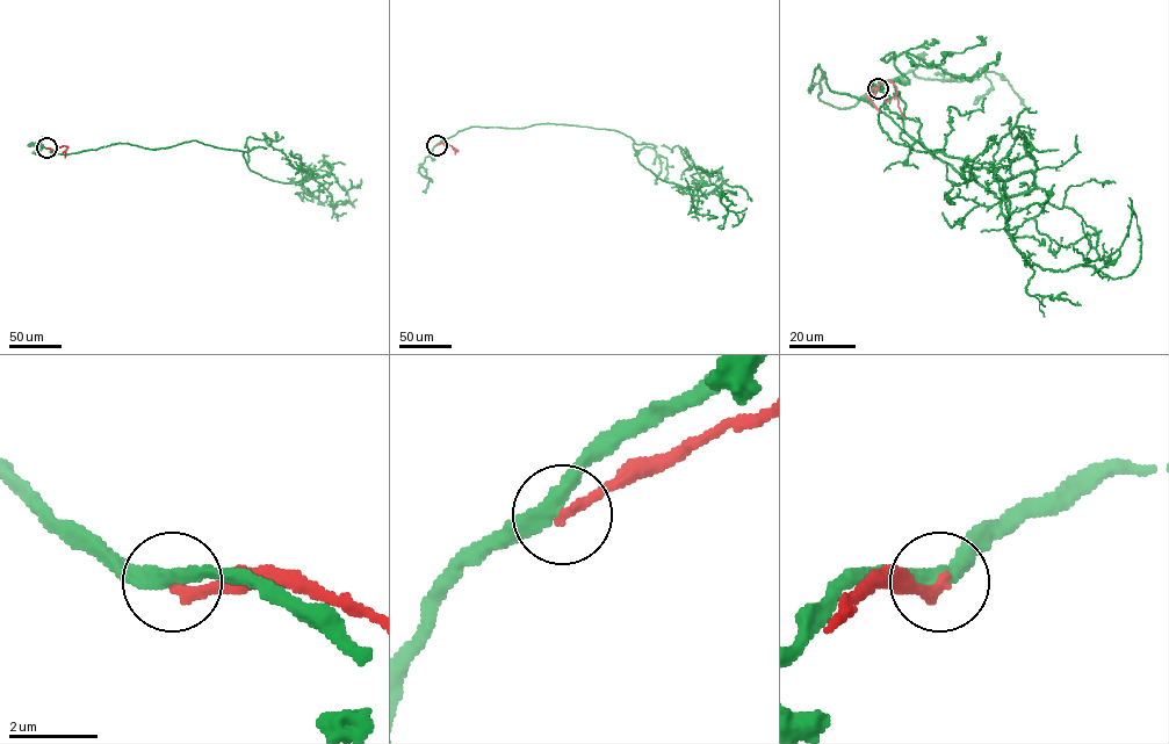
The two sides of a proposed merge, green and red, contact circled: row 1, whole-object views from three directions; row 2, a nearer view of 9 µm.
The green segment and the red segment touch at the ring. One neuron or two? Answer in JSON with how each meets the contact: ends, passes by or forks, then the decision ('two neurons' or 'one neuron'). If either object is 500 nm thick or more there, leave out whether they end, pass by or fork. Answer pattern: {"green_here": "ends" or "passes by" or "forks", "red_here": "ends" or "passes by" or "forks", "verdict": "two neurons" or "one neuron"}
{"green_here": "passes by", "red_here": "ends", "verdict": "two neurons"}

